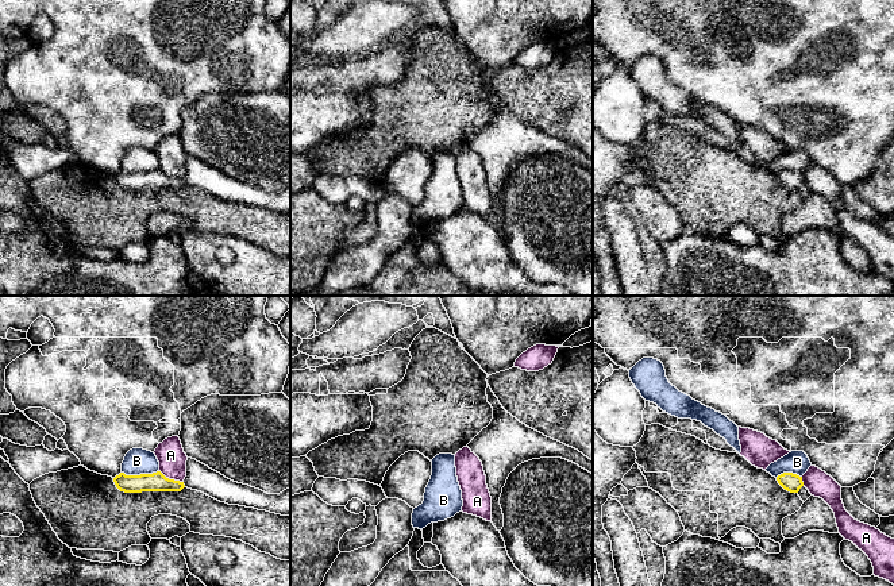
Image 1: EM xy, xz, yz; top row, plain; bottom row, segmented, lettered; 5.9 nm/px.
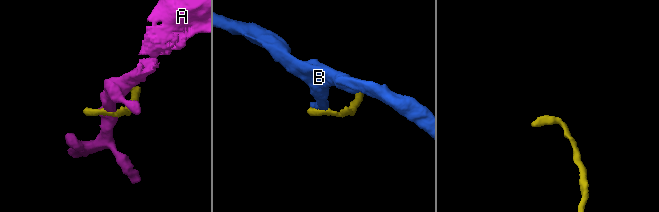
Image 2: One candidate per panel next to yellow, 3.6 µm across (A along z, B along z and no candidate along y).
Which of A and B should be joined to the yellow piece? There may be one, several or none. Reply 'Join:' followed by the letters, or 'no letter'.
Join: no letter

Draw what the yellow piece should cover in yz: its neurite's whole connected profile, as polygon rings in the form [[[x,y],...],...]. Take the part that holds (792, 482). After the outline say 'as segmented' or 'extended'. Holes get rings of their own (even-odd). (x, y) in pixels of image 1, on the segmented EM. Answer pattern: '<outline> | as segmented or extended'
[[[783,473],[777,477],[778,483],[790,493],[798,493],[804,486],[802,477],[793,473]]] | as segmented

